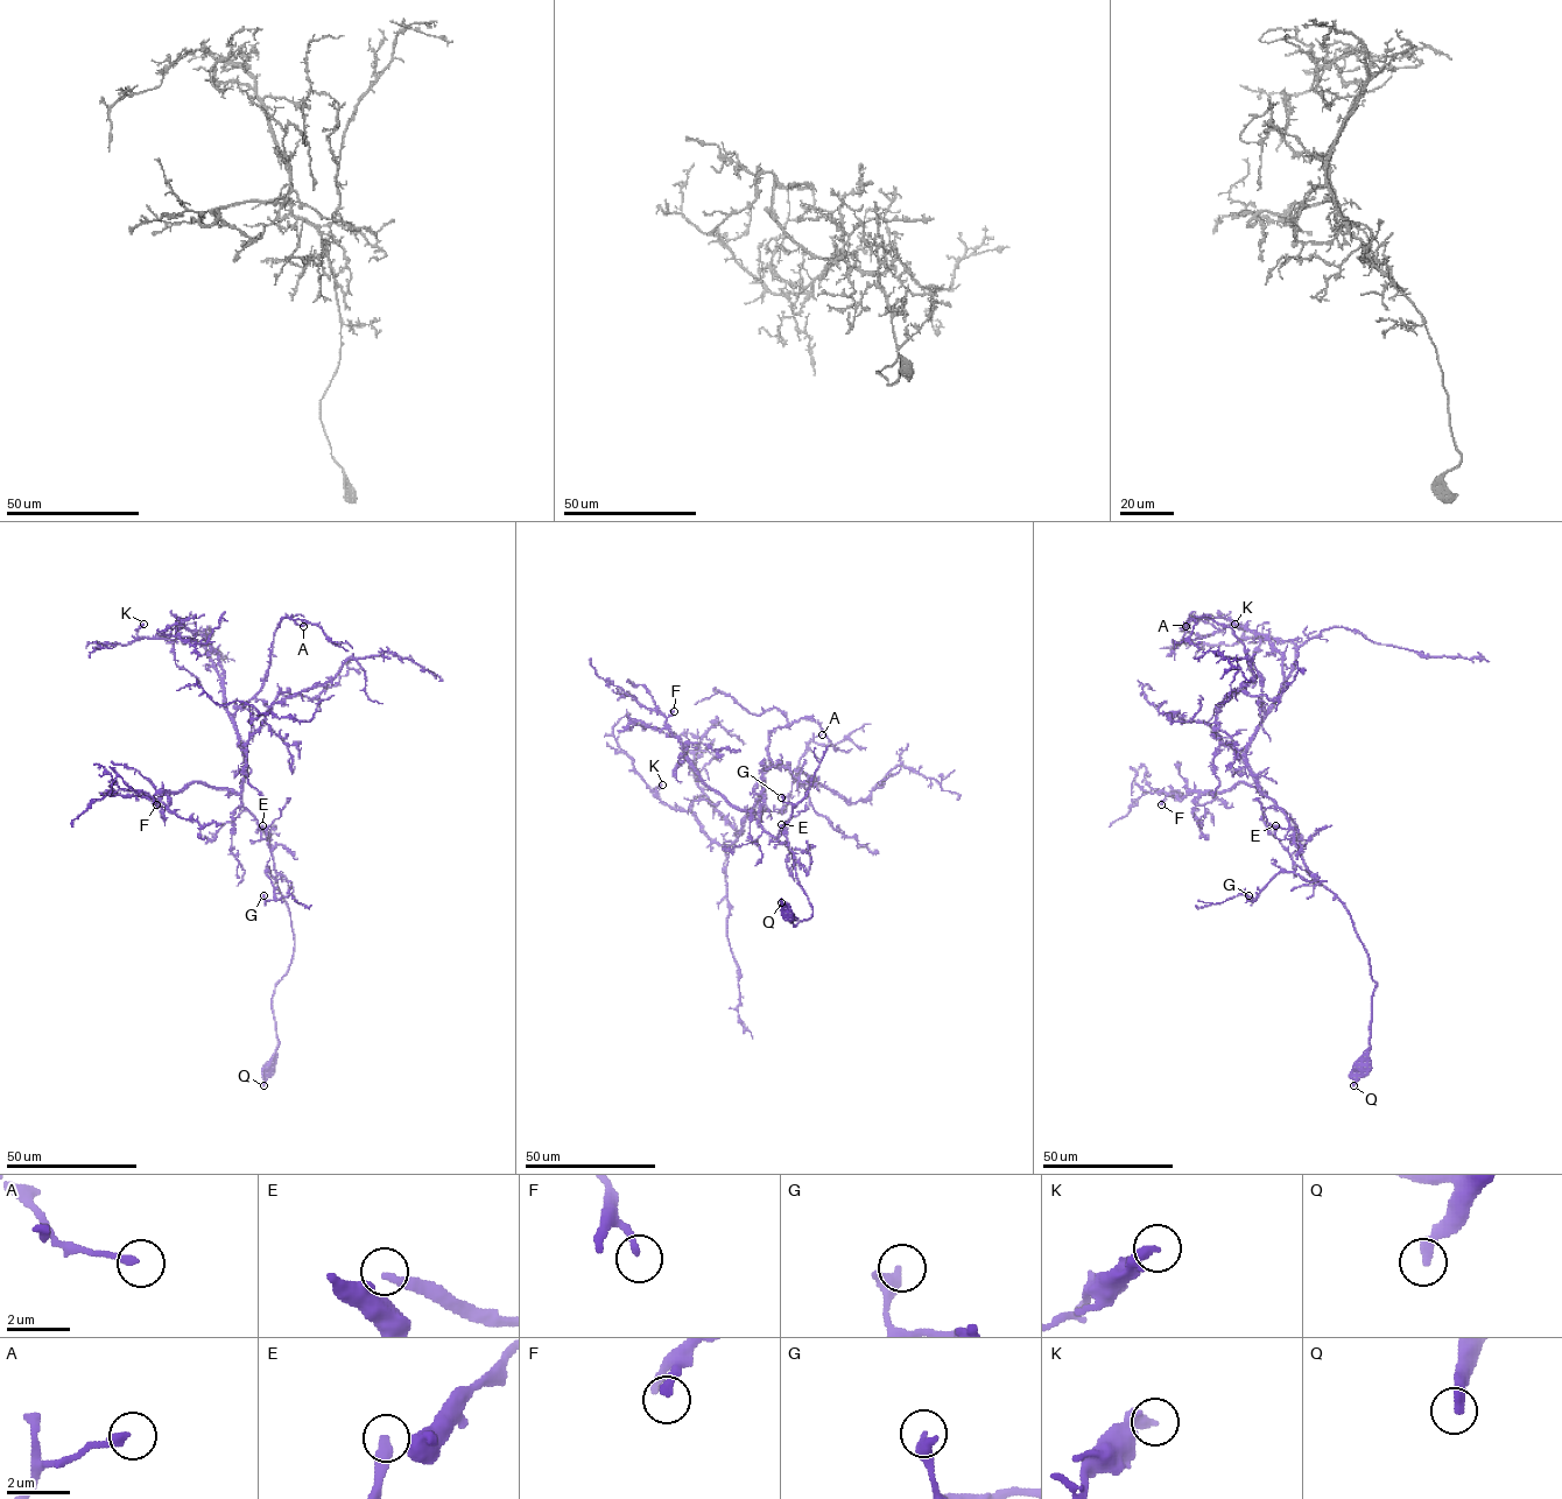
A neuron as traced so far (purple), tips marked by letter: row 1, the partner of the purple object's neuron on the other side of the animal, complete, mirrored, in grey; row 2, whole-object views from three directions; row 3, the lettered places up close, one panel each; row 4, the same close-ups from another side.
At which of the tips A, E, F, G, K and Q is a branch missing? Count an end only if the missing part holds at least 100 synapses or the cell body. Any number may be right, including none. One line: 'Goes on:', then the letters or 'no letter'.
Goes on: E

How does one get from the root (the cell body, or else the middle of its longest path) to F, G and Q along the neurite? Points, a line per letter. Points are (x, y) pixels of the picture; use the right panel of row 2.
F: (1363, 1065), (1377, 984), (1367, 952), (1345, 906), (1304, 865), (1287, 816), (1244, 782), (1170, 794), (1161, 804)
G: (1363, 1065), (1377, 983), (1345, 906), (1317, 881), (1290, 872), (1278, 873), (1253, 900), (1249, 895)
Q: (1363, 1065), (1353, 1085)

